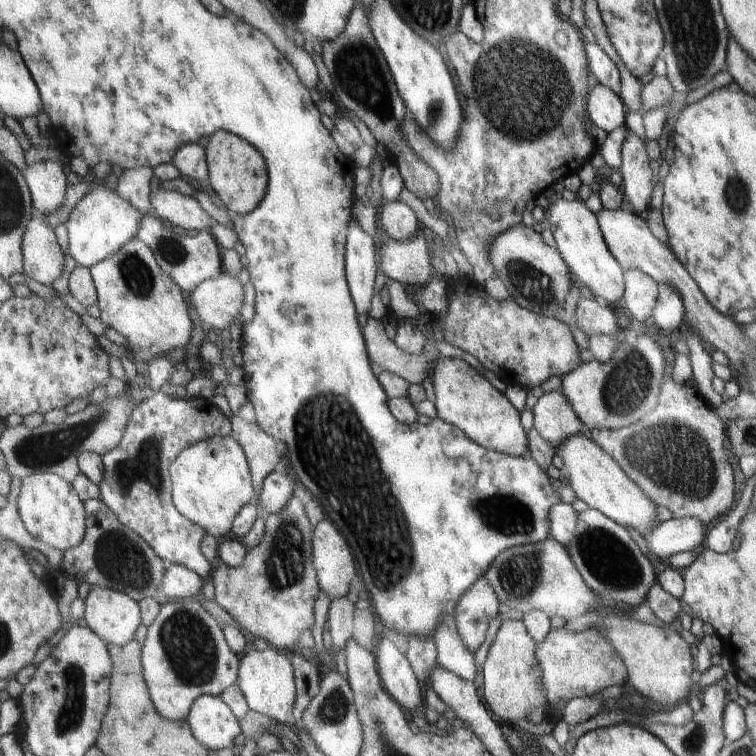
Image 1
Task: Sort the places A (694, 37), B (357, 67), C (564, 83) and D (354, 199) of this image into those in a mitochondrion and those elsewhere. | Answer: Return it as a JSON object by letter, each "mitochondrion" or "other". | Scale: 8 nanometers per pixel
{"A":"mitochondrion","B":"mitochondrion","C":"mitochondrion","D":"other"}

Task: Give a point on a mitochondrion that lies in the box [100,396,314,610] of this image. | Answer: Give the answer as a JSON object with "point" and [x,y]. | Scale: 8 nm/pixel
{"point":[286,564]}

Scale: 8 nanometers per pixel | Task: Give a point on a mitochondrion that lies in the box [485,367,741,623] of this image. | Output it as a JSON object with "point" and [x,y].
{"point":[675,454]}

